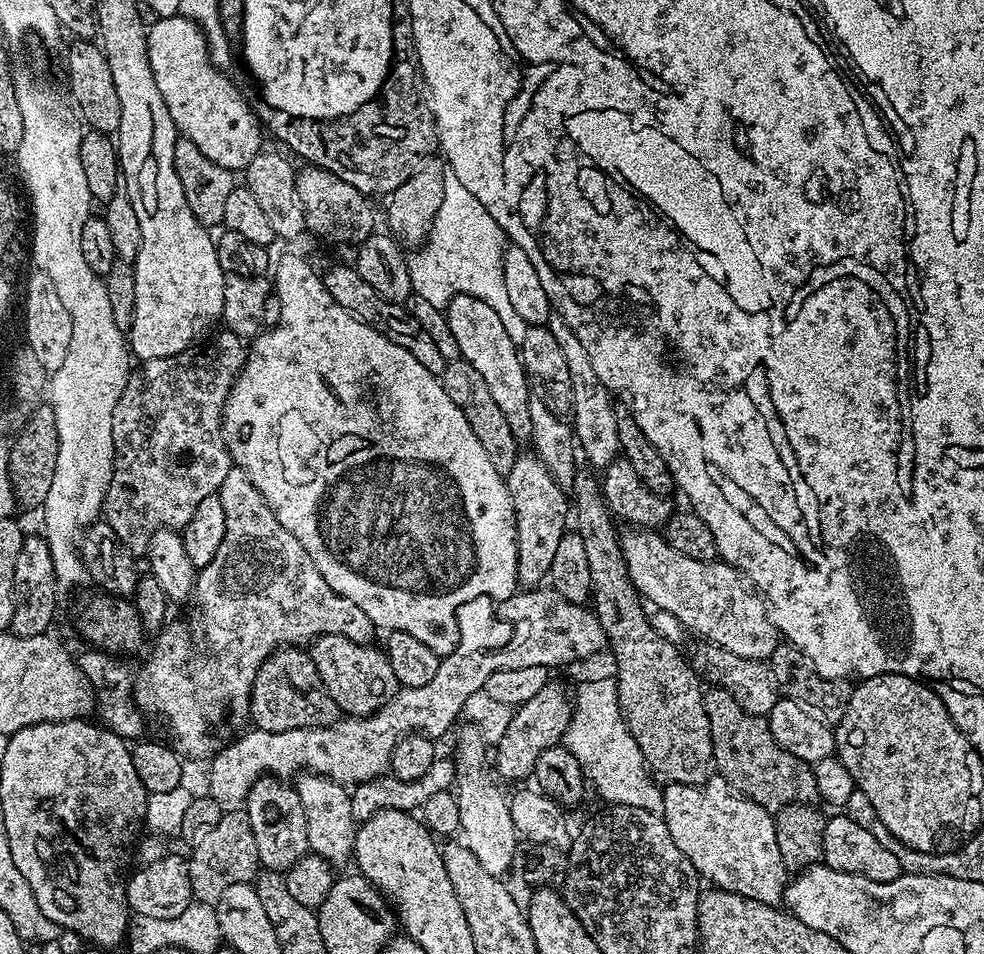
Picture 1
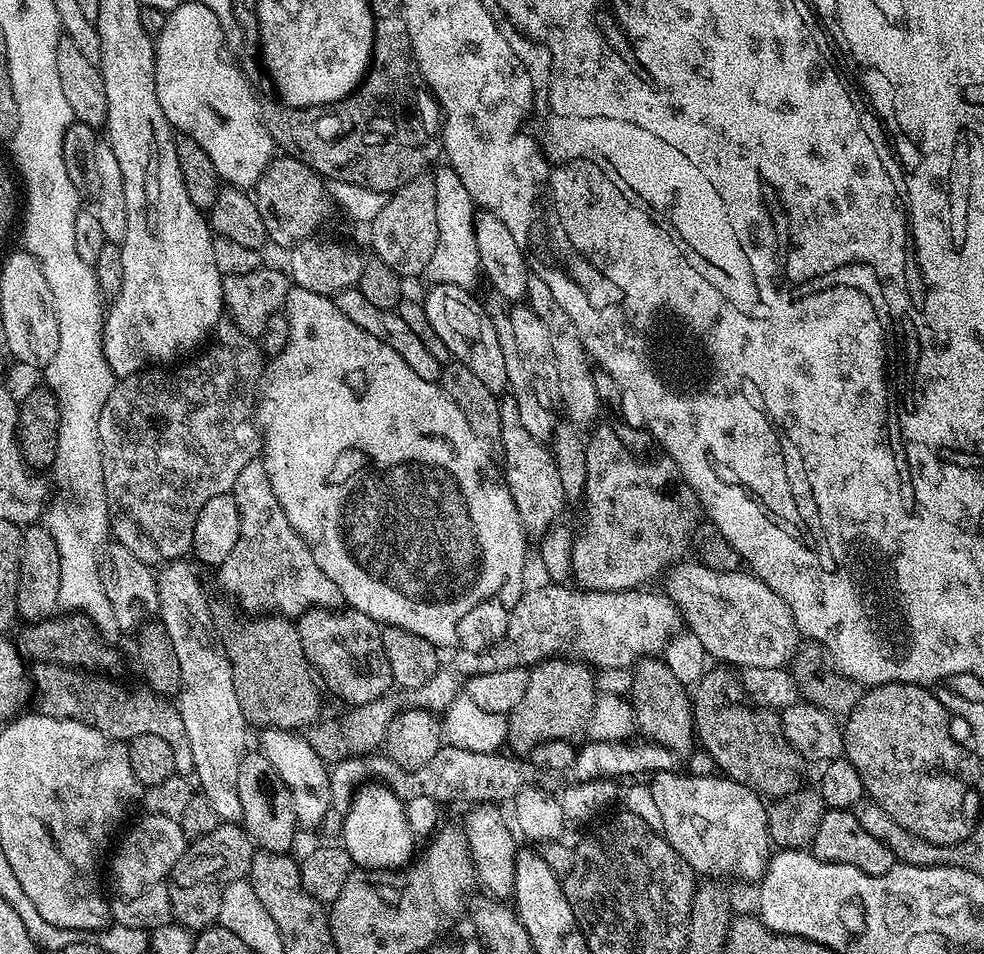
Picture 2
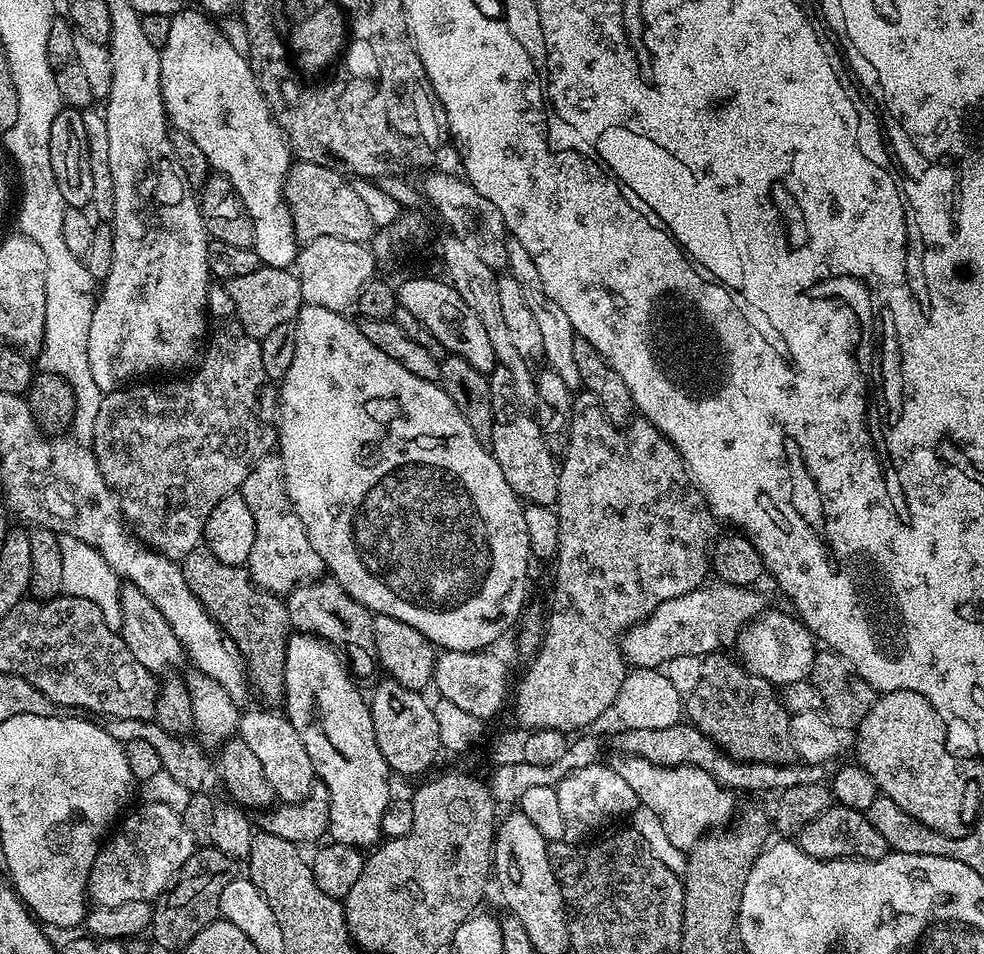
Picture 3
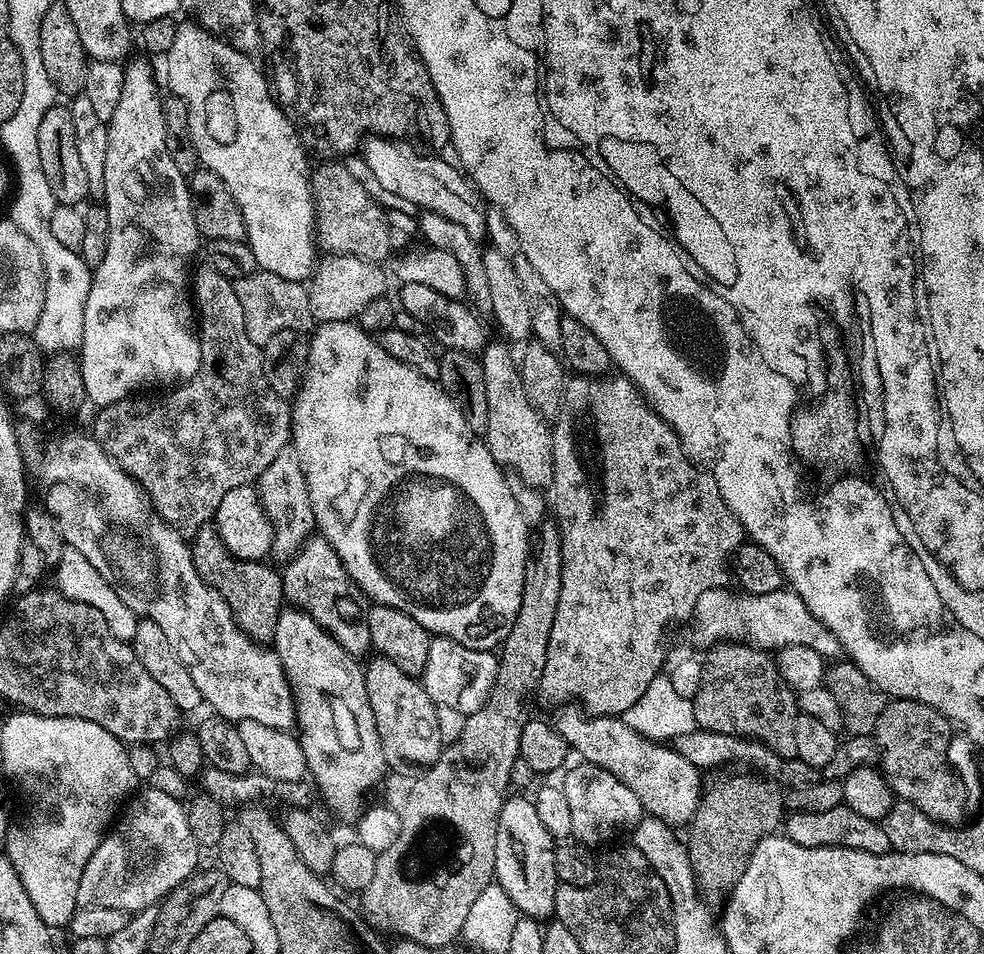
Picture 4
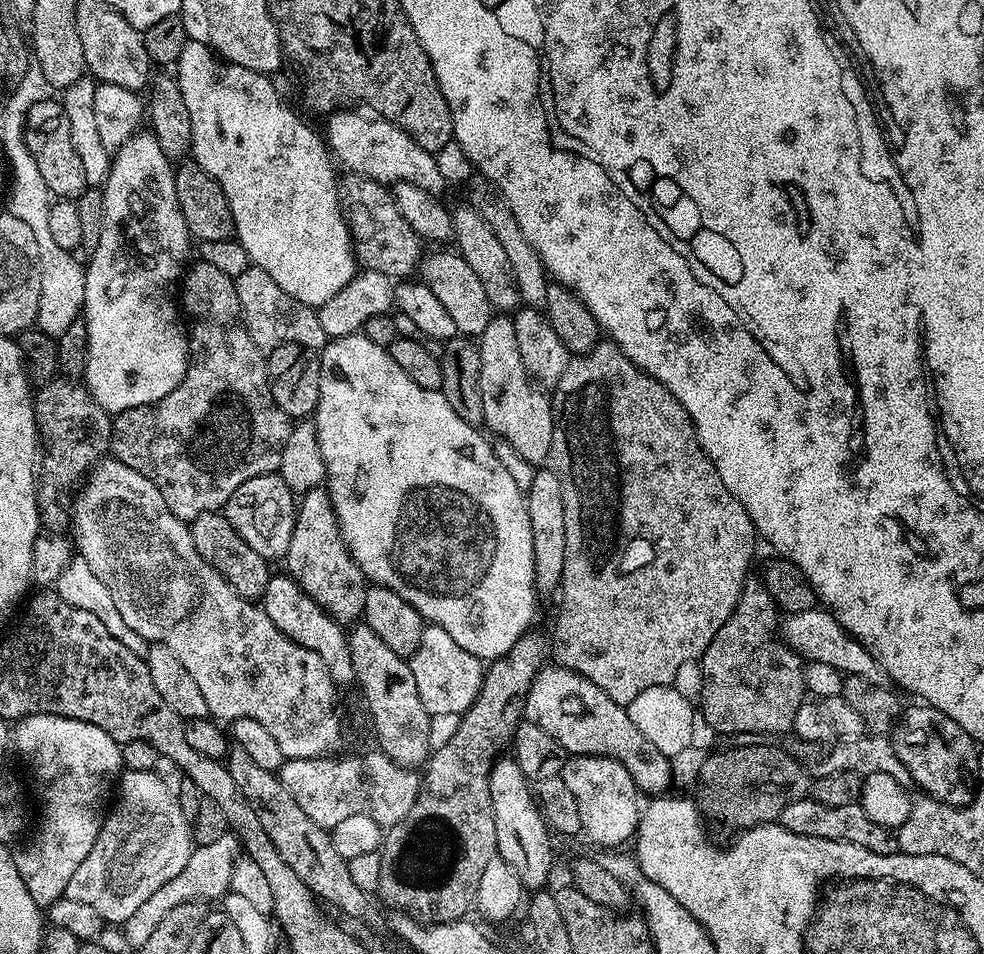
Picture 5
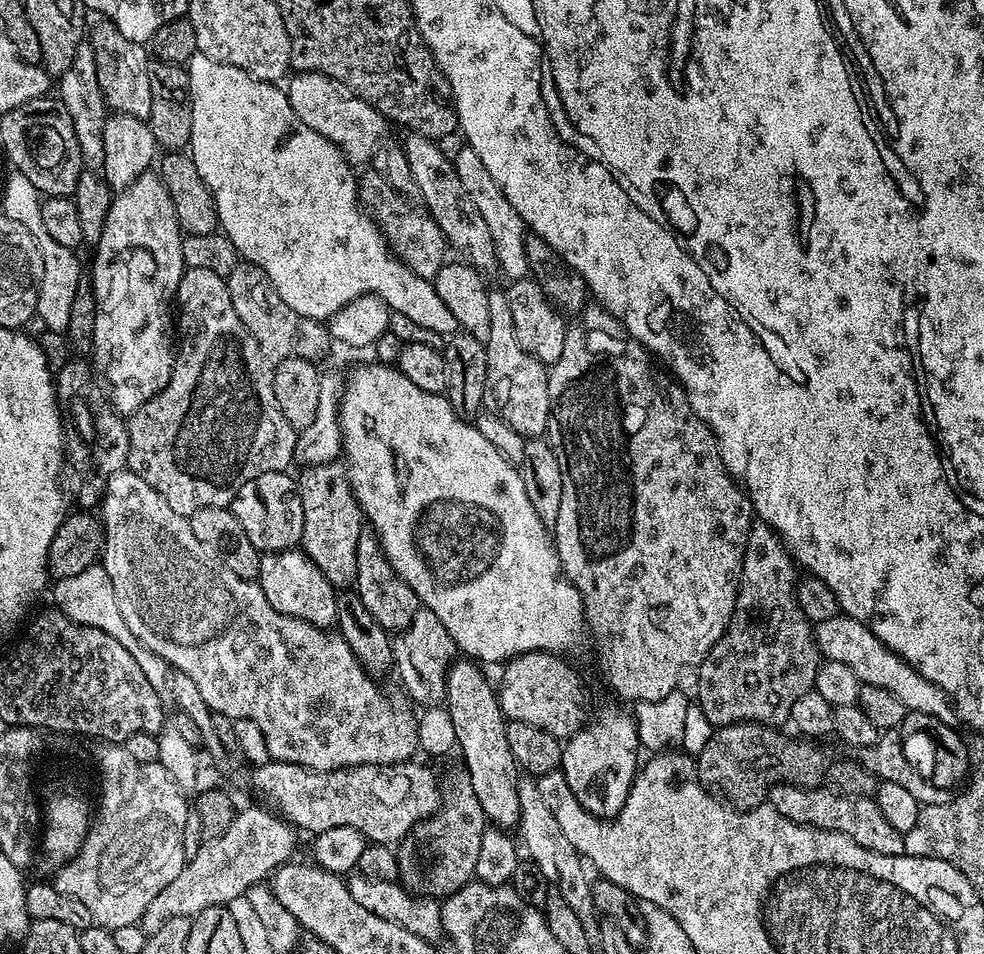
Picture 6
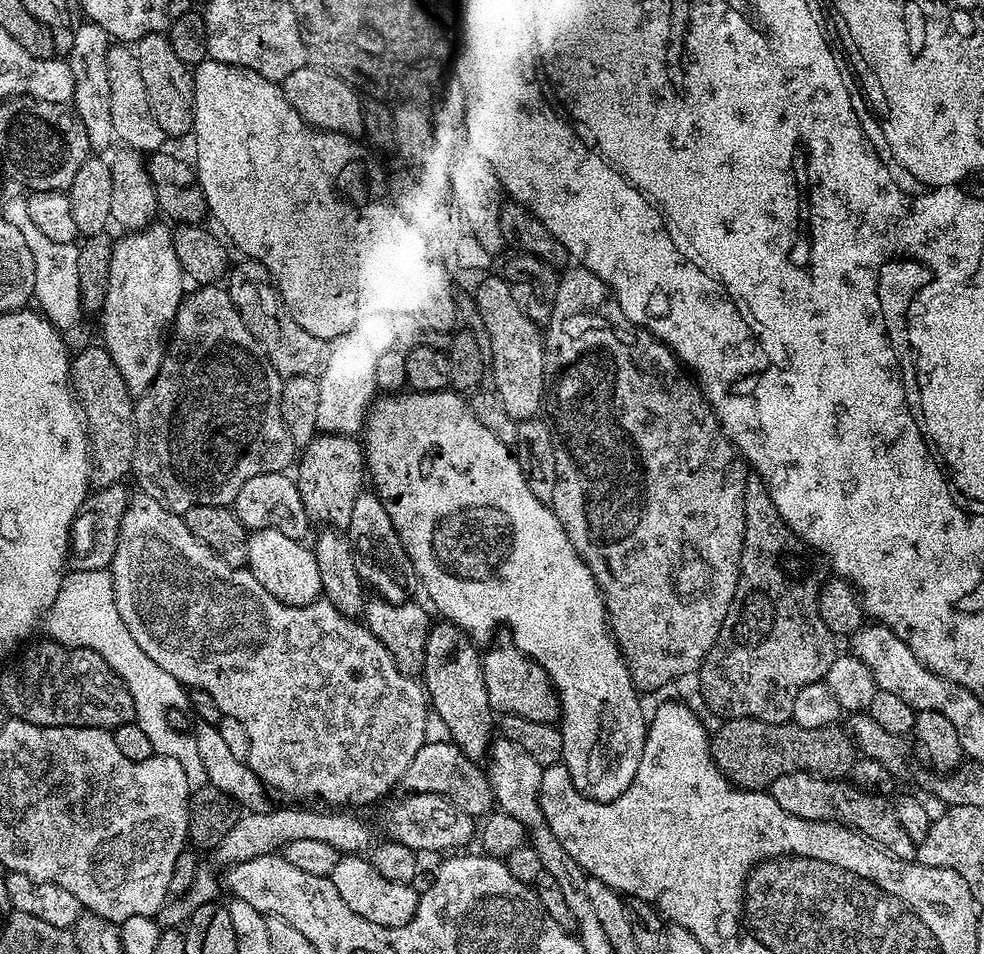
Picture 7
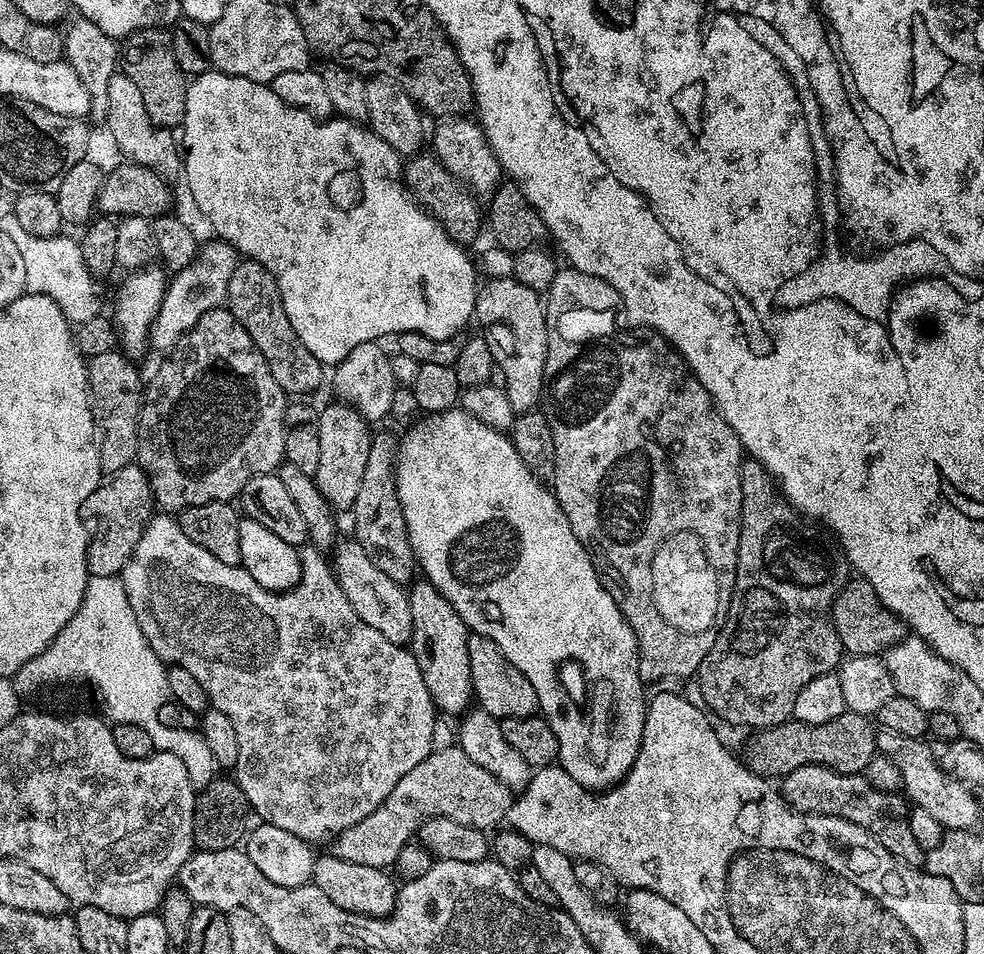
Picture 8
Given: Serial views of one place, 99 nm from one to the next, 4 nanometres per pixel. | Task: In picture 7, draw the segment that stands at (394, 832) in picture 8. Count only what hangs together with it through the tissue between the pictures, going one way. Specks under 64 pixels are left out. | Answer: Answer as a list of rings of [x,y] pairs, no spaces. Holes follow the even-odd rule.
[[[451,741],[422,745],[418,753],[414,754],[414,759],[408,765],[400,784],[409,793],[436,793],[445,797],[456,808],[473,818],[487,815],[495,803],[485,769],[462,753],[461,748]],[[288,806],[292,808],[272,809],[268,813],[246,812],[237,817],[233,829],[226,834],[219,846],[214,850],[214,856],[224,862],[226,866],[230,866],[238,861],[249,860],[250,858],[271,855],[274,851],[283,848],[292,841],[299,839],[313,838],[314,841],[326,842],[330,846],[334,846],[337,852],[341,854],[360,854],[369,849],[370,830],[356,816],[350,814],[338,814],[336,810],[326,812],[316,812],[314,810],[298,810],[296,806]]]

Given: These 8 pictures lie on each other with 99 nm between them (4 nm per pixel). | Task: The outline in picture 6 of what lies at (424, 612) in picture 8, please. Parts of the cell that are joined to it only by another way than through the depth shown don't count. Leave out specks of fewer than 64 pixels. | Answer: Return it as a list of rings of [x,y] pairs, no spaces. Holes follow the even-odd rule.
[[[471,658],[457,659],[446,673],[446,707],[454,722],[459,755],[464,755],[462,768],[468,773],[470,786],[474,786],[478,806],[482,806],[485,817],[493,825],[512,830],[520,822],[518,769],[514,754],[510,754],[510,746],[506,742],[506,717],[500,709],[500,697],[493,681],[492,684],[488,681],[483,670]]]

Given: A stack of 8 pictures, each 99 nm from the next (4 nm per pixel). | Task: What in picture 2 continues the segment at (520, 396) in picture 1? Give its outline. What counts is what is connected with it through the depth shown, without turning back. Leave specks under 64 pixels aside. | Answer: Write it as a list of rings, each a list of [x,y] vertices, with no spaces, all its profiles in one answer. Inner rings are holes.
[[[456,284],[431,285],[422,303],[426,310],[426,318],[430,318],[430,326],[450,350],[452,360],[470,366],[478,379],[489,388],[491,392],[500,394],[508,387],[506,376],[506,358],[502,358],[502,346],[498,342],[498,330],[494,330],[494,322],[487,311],[475,300],[469,289],[460,288]]]

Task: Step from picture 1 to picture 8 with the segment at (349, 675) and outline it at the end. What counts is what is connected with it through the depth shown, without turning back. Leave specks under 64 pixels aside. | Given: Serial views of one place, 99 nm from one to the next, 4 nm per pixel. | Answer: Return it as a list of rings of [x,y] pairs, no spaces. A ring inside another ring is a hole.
[[[335,402],[328,404],[320,412],[320,420],[315,421],[318,430],[318,446],[322,446],[322,454],[318,458],[318,470],[314,477],[318,490],[328,499],[333,509],[344,510],[351,509],[354,498],[358,498],[358,486],[362,482],[362,474],[366,471],[366,457],[370,455],[370,446],[374,435],[369,421],[364,419],[364,415],[358,410],[354,410],[349,404]]]

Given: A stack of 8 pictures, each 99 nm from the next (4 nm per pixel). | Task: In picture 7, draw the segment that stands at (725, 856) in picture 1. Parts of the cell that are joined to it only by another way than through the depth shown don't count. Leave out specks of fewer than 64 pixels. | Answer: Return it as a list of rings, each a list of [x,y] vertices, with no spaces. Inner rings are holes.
[[[511,643],[501,648],[492,648],[482,656],[486,694],[490,698],[493,713],[504,716],[530,718],[530,722],[556,724],[561,719],[560,695],[552,685],[552,679],[542,670],[538,662],[530,659],[525,652],[519,652]]]

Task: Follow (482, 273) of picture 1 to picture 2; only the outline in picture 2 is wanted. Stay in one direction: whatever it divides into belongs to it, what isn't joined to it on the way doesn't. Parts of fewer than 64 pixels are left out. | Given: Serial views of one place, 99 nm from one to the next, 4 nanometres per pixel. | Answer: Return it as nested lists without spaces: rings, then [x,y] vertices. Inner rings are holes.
[[[450,166],[437,167],[434,172],[436,197],[438,198],[438,246],[434,258],[426,273],[429,281],[437,284],[456,284],[460,288],[471,289],[476,275],[481,275],[481,266],[476,241],[476,221],[474,219],[474,201],[462,186],[462,178]]]

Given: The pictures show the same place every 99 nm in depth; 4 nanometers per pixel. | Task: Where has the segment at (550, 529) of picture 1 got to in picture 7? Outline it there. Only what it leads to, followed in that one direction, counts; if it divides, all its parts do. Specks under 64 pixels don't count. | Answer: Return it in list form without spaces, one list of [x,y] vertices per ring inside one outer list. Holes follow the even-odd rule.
[[[504,278],[486,281],[476,292],[476,306],[480,310],[478,316],[484,323],[484,331],[490,336],[492,343],[490,380],[496,383],[496,396],[502,398],[502,406],[506,406],[510,418],[517,422],[539,417],[546,400],[546,344],[542,339],[541,325],[524,313],[523,304],[512,293],[512,285]]]

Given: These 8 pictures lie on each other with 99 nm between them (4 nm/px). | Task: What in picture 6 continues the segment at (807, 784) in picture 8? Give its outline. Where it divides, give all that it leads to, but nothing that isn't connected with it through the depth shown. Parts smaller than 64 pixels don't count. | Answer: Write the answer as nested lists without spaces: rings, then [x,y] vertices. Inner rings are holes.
[[[775,784],[768,791],[767,803],[771,804],[774,810],[778,810],[782,818],[790,818],[790,822],[846,834],[850,842],[858,842],[858,846],[866,846],[866,850],[874,850],[874,854],[904,855],[904,833],[894,830],[894,826],[886,822],[882,810],[878,810],[873,798],[843,796],[827,786],[800,788],[796,784]]]

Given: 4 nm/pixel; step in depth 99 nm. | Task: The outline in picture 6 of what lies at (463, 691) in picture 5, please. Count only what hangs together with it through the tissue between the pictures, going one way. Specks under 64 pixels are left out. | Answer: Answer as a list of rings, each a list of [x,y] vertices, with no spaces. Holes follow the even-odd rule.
[[[420,607],[418,614],[414,614],[414,622],[406,626],[406,630],[395,633],[392,642],[392,662],[395,675],[400,675],[404,688],[412,700],[417,700],[424,708],[435,708],[445,703],[448,691],[446,690],[446,675],[457,659],[458,649],[450,638],[446,626],[438,622],[438,614],[428,608]]]

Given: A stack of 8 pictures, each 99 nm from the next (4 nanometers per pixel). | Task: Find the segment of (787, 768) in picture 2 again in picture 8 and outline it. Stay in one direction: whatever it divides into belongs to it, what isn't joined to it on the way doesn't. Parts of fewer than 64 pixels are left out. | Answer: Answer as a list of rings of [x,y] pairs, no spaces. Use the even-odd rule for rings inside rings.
[[[751,458],[745,459],[740,466],[740,477],[742,478],[742,514],[740,515],[740,537],[738,538],[736,585],[733,588],[728,615],[720,628],[720,633],[717,634],[714,646],[710,646],[706,658],[702,658],[702,666],[698,673],[701,696],[699,699],[702,701],[703,707],[717,721],[719,721],[718,719],[725,720],[726,723],[737,724],[740,728],[759,730],[773,728],[793,719],[792,711],[794,710],[794,702],[798,699],[798,690],[802,690],[802,686],[806,686],[806,682],[839,669],[845,651],[840,644],[836,627],[832,621],[832,603],[836,601],[837,594],[842,591],[850,579],[850,565],[844,553],[838,550],[831,535],[825,534],[823,531],[820,531],[821,533],[815,532],[814,529],[808,528],[809,521],[784,499],[783,492],[780,491],[776,481],[772,479],[772,475],[765,470],[764,465]]]

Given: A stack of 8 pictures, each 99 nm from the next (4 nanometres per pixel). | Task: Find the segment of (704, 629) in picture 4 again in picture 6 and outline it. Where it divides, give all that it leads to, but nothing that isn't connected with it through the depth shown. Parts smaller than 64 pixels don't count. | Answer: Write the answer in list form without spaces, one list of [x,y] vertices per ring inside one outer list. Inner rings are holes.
[[[838,614],[826,622],[815,625],[814,631],[821,657],[824,660],[842,662],[842,666],[854,670],[861,684],[879,686],[881,690],[890,690],[890,694],[894,694],[894,698],[898,698],[898,702],[902,702],[902,706],[908,712],[930,714],[943,724],[955,725],[957,723],[956,705],[949,700],[947,694],[938,686],[934,686],[934,682],[922,678],[918,670],[911,668],[902,658],[898,658],[898,654],[894,654],[883,642],[874,638],[872,631],[862,626],[862,622]]]

